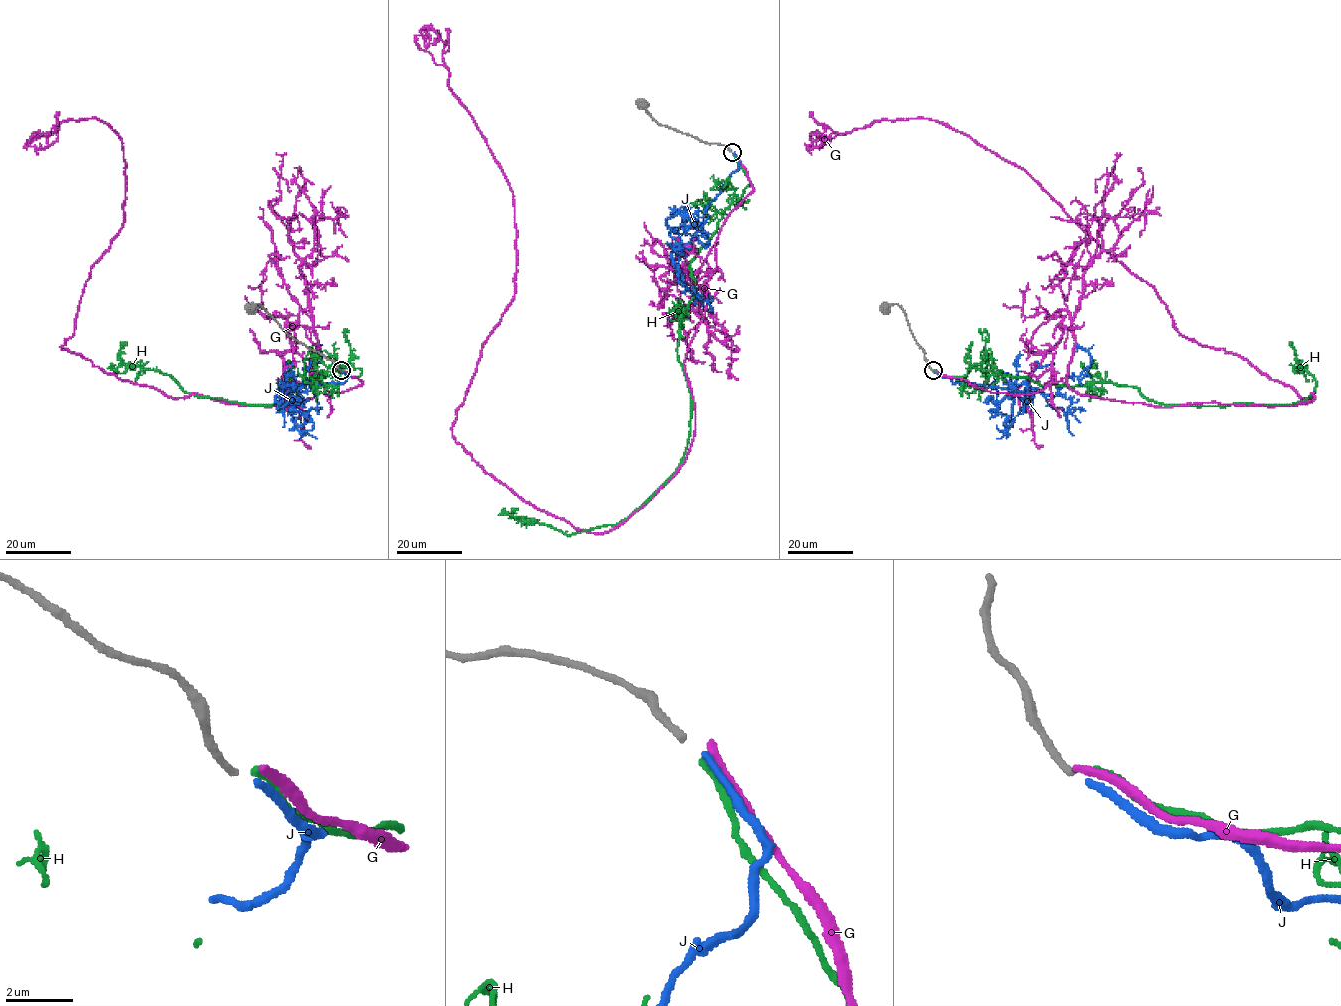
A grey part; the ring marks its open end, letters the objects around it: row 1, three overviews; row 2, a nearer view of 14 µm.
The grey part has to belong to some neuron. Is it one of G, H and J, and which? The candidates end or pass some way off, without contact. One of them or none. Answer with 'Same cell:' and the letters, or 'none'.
Same cell: H

